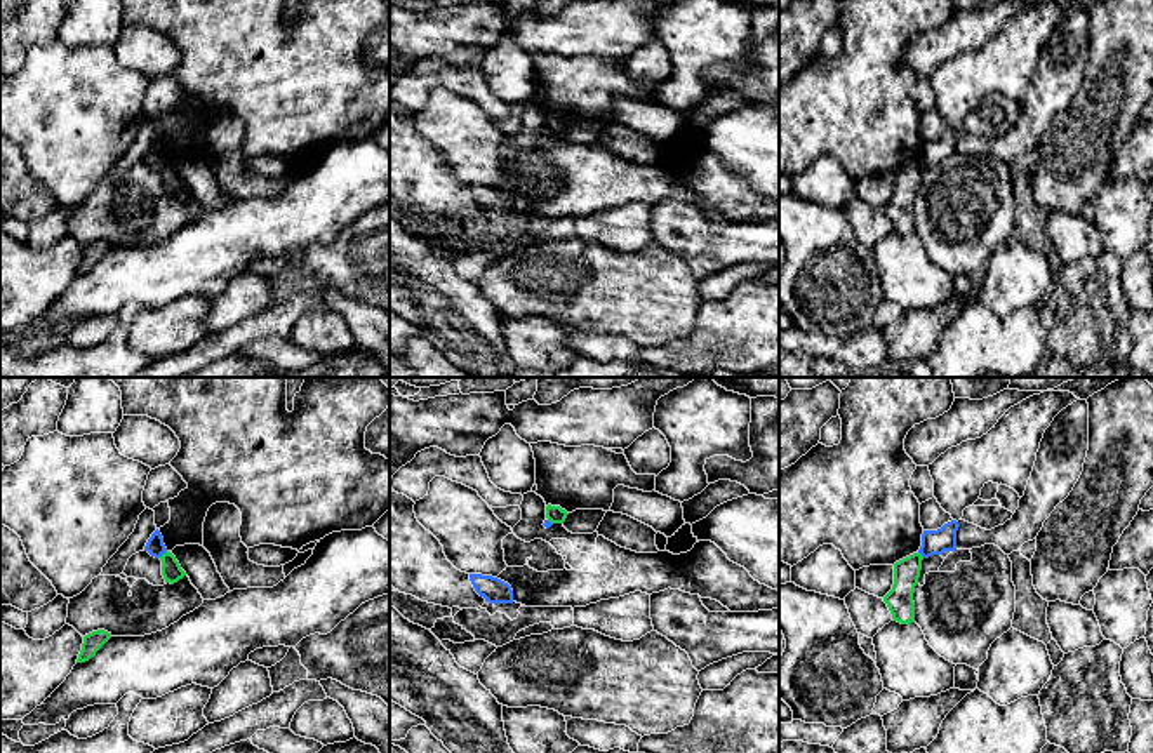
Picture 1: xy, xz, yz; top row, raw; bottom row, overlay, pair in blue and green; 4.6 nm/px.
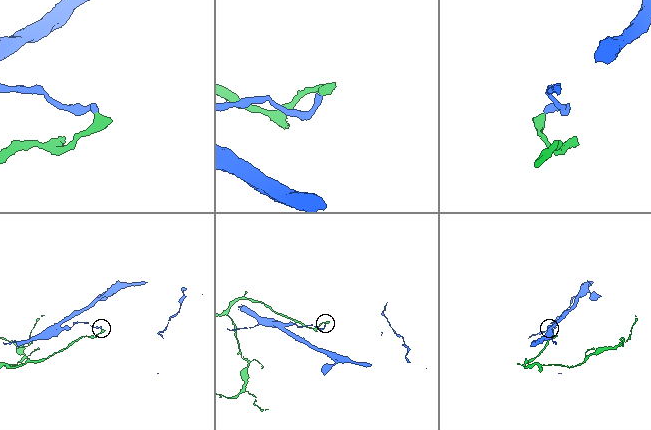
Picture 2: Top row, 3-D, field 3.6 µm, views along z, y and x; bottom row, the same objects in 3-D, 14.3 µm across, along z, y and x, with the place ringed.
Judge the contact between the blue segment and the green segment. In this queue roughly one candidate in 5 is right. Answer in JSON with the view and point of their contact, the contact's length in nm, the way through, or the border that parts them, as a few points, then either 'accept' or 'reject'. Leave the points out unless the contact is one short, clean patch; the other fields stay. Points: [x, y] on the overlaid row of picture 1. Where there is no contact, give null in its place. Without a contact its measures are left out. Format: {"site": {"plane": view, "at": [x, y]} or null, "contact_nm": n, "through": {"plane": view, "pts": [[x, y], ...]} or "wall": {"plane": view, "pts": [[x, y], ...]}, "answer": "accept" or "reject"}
{"site": {"plane": "xy", "at": [162, 553]}, "contact_nm": 50, "wall": {"plane": "xy", "pts": [[167, 552], [159, 557]]}, "answer": "reject"}

